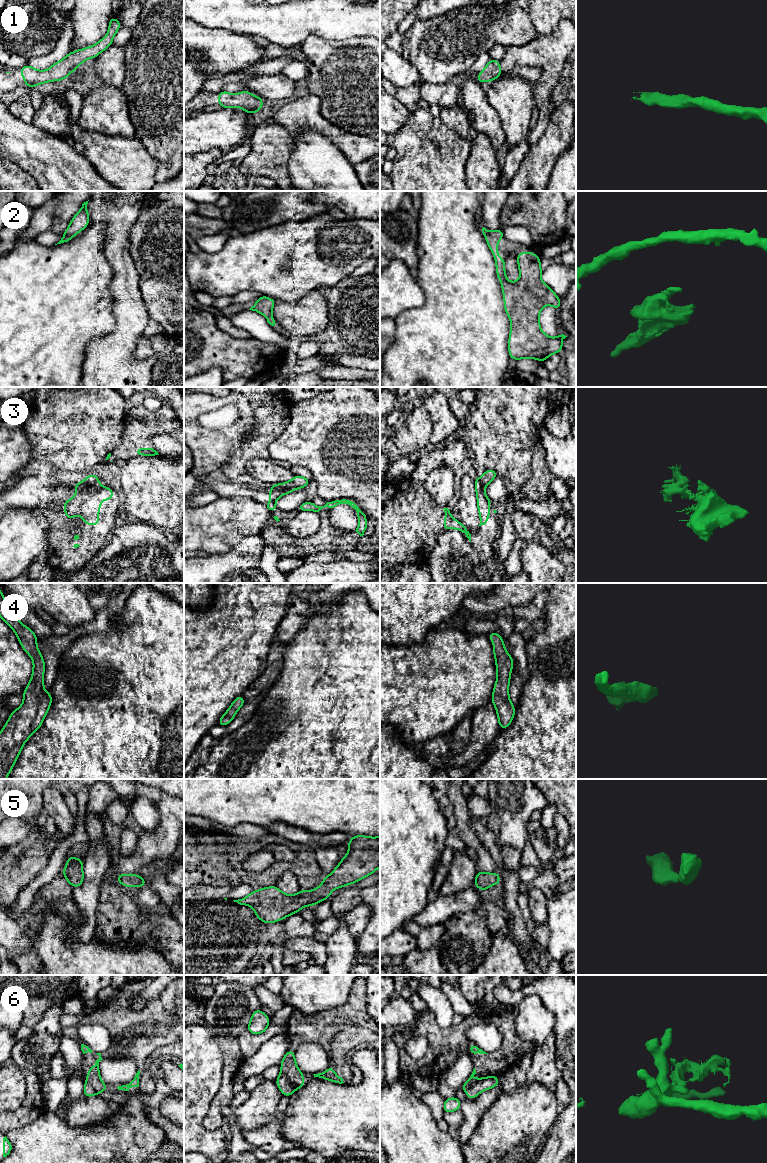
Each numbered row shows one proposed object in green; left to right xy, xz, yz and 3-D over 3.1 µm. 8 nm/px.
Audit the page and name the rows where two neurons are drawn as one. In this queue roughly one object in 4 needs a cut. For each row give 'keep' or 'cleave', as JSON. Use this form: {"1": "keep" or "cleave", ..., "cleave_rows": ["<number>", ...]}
{"1": "keep", "2": "cleave", "3": "cleave", "4": "keep", "5": "keep", "6": "cleave", "cleave_rows": ["2", "3", "6"]}

